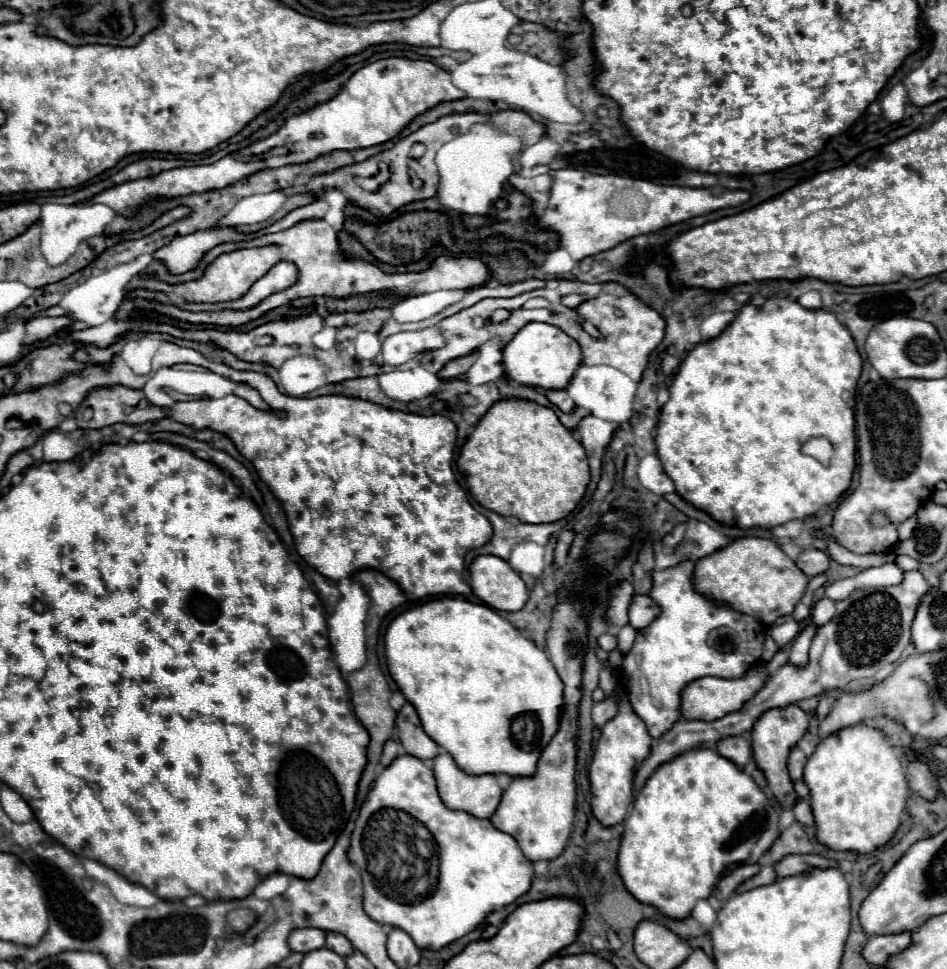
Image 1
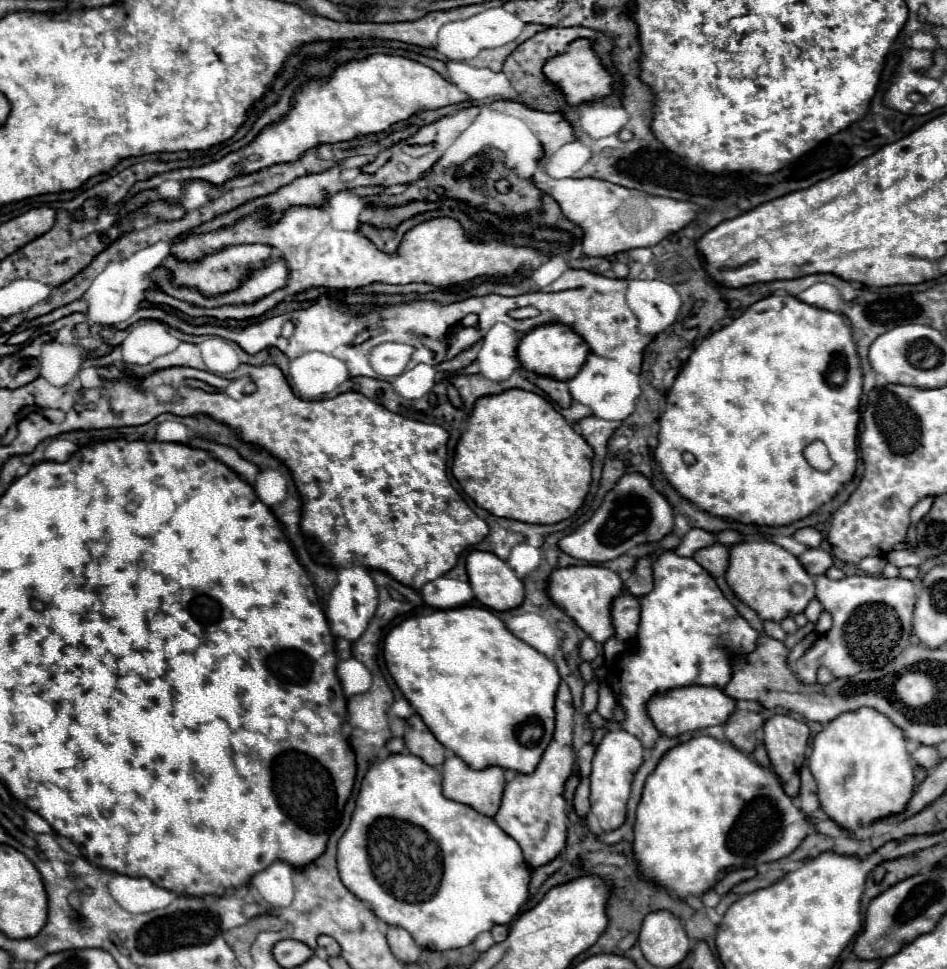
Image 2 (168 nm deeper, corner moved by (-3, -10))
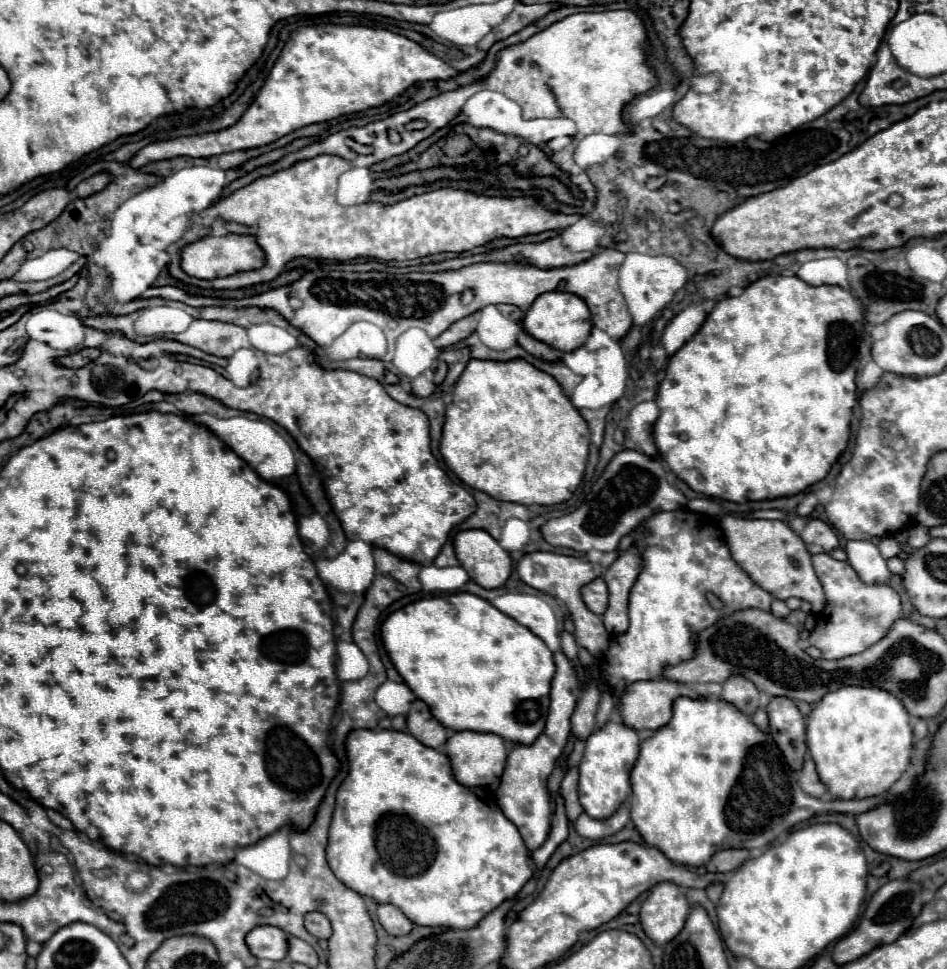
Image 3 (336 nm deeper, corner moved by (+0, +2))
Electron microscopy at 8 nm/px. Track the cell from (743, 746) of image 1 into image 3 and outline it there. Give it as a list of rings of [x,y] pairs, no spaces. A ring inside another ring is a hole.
[[[731,675],[723,683],[721,697],[733,703],[739,711],[745,711],[745,715],[753,715],[759,707],[759,689],[741,675]]]

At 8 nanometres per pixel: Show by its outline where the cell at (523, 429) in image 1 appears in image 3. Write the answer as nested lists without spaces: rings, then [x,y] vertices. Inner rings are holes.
[[[471,359],[455,383],[453,403],[445,407],[439,453],[465,485],[495,499],[525,505],[557,505],[567,501],[583,479],[589,455],[589,429],[557,379],[549,373],[539,371],[525,359]]]

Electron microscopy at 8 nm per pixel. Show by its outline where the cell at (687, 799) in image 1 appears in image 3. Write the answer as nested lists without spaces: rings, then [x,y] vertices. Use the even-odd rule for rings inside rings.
[[[677,697],[673,701],[673,717],[667,725],[655,731],[653,737],[641,741],[639,757],[631,769],[631,819],[641,833],[641,837],[651,845],[663,851],[675,863],[689,867],[705,865],[715,851],[721,847],[765,847],[781,831],[791,829],[793,825],[811,819],[817,813],[841,811],[857,815],[865,807],[875,807],[877,803],[895,799],[887,795],[881,801],[821,801],[801,791],[797,781],[793,783],[793,773],[787,765],[779,747],[775,745],[771,733],[761,731],[751,717],[741,713],[735,705],[715,699],[715,697]]]

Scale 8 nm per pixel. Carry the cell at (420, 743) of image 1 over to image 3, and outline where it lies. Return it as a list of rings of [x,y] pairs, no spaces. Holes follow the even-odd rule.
[[[421,699],[413,701],[413,707],[407,715],[407,727],[409,733],[427,747],[441,749],[447,741],[447,729],[431,715],[427,703],[423,703]]]

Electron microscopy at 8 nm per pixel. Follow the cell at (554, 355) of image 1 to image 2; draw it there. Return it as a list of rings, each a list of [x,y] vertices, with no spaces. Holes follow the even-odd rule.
[[[550,323],[550,325],[542,325],[542,327],[536,327],[530,333],[526,333],[520,339],[516,353],[518,353],[520,365],[526,371],[544,375],[544,377],[552,377],[558,381],[568,381],[578,375],[578,371],[586,363],[586,357],[590,351],[588,351],[588,345],[584,343],[584,339],[578,337],[570,327],[560,325],[560,323]]]

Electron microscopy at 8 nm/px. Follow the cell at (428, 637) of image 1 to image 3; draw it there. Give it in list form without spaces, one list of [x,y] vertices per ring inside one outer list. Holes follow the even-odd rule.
[[[449,593],[449,595],[439,595],[439,597],[427,597],[427,599],[419,599],[415,603],[405,605],[403,609],[391,613],[387,617],[387,621],[381,625],[381,637],[383,637],[383,645],[387,649],[387,641],[389,641],[389,657],[395,665],[395,669],[399,671],[399,675],[403,677],[405,683],[409,683],[411,691],[423,699],[425,703],[429,703],[429,709],[433,711],[433,715],[437,715],[437,721],[453,731],[477,731],[477,733],[497,733],[503,739],[509,739],[513,743],[533,743],[533,739],[537,739],[537,735],[541,735],[543,727],[545,727],[545,719],[547,719],[547,707],[549,707],[549,689],[551,689],[551,679],[555,675],[555,663],[553,663],[553,653],[547,649],[547,645],[535,635],[531,633],[527,627],[519,625],[515,619],[511,619],[509,615],[501,613],[499,609],[495,609],[489,601],[471,595],[471,593]]]

